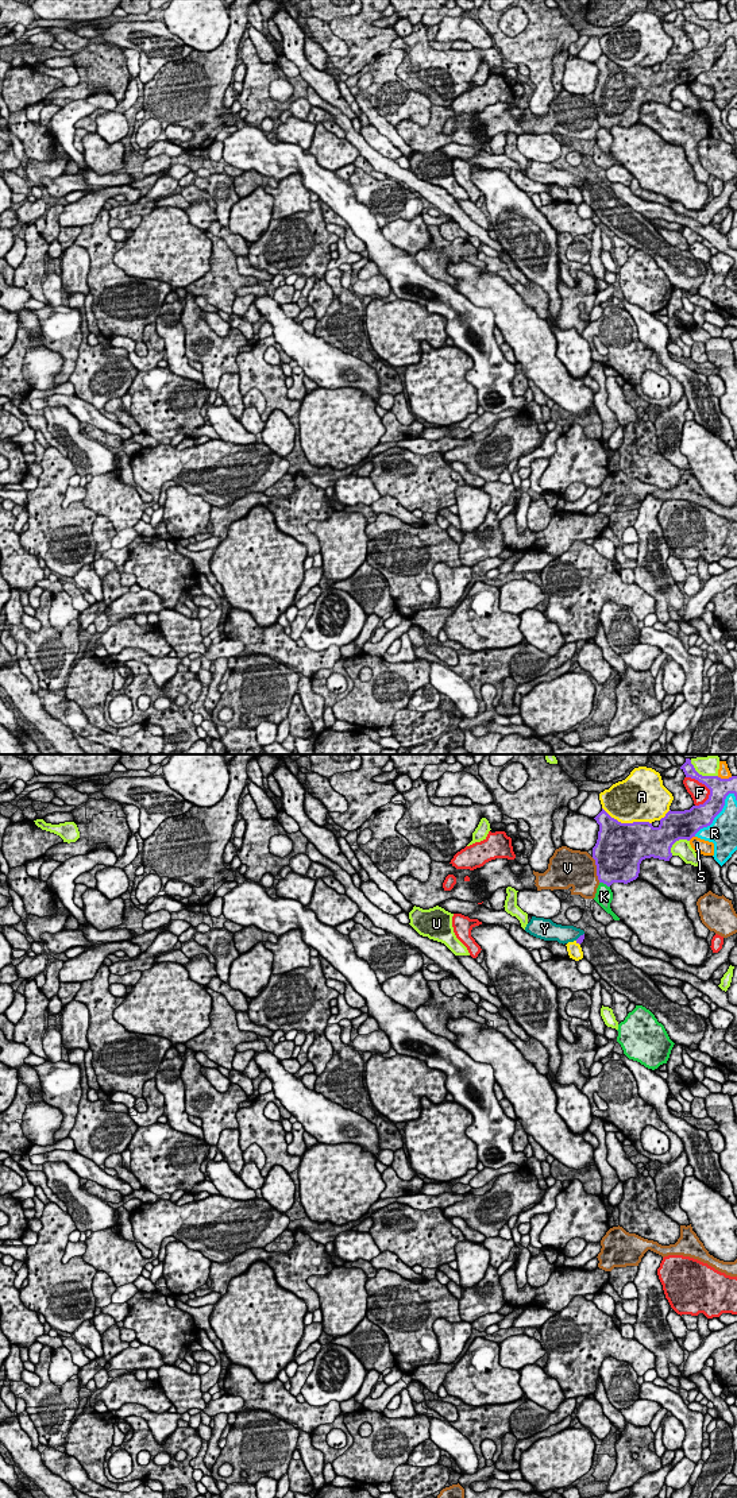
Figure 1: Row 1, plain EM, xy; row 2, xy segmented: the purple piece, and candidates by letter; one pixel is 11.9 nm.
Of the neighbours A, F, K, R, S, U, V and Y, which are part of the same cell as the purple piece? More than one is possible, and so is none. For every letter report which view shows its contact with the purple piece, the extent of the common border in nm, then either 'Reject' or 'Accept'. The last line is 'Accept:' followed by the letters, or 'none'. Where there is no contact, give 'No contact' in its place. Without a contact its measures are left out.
A: Touches purple in xy. Shared border 600 nm. Reject
F: Touches purple in xy. Shared border 400 nm. Reject
K: Touches purple in xy. Shared border 140 nm. Reject
R: Touches purple in xy. Shared border 700 nm. Reject
S: Touches purple in xy. Shared border 100 nm. Reject
U: Touches purple in xy. Shared border 280 nm. Reject
V: Touches purple in xy. Shared border 320 nm. Reject
Y: Touches purple in xy. Shared border 140 nm. Accept
Accept: Y

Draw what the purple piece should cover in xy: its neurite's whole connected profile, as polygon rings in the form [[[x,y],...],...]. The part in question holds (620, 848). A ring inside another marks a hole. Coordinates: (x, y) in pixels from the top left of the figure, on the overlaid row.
[[[686,758],[680,769],[686,777],[695,779],[710,789],[703,804],[684,811],[670,810],[657,827],[649,822],[621,823],[603,808],[594,818],[599,825],[598,839],[593,848],[599,883],[610,887],[613,883],[628,884],[636,880],[645,858],[670,861],[671,848],[676,841],[690,841],[701,829],[710,826],[722,811],[729,794],[737,800],[737,776],[702,776],[690,758]]]

